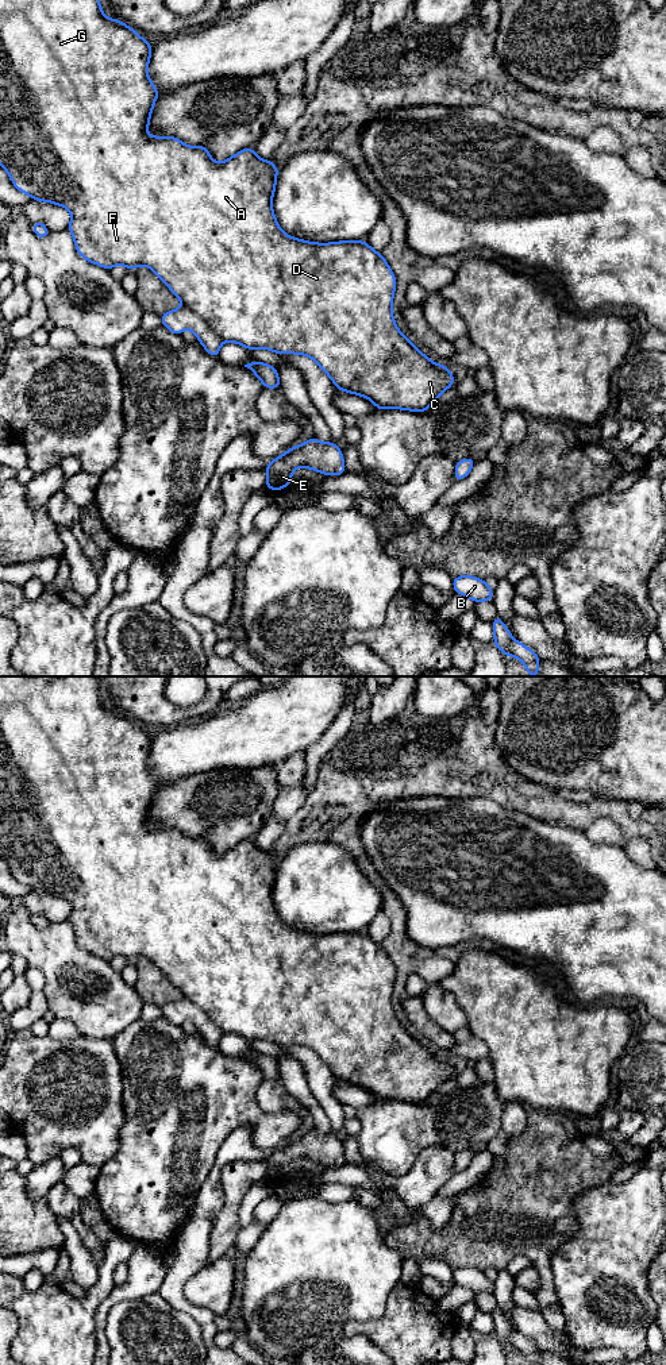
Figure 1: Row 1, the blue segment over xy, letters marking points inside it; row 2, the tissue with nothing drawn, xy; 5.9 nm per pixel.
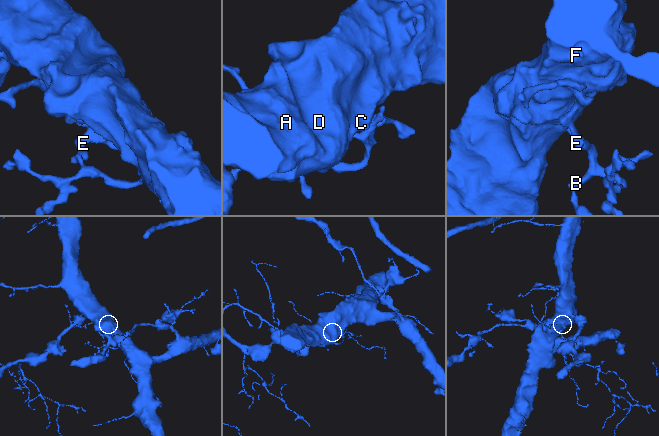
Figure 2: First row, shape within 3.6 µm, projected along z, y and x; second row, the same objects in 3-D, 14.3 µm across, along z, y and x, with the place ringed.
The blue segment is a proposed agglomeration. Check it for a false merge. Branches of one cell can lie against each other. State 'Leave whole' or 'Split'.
Split

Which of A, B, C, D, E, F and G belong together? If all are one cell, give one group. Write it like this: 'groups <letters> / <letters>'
groups A C D F G / B E

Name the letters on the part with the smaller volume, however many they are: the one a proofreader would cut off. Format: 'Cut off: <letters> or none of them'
Cut off: B, E

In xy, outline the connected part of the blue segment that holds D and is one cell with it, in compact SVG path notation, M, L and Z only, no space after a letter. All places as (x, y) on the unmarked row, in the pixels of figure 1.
M0 676L0 856L8 864L15 879L36 892L47 892L59 898L65 898L72 905L72 911L68 921L70 922L77 944L91 955L96 955L107 961L112 960L116 956L124 956L128 961L134 961L138 957L143 956L151 960L165 976L177 987L182 995L199 1006L208 1018L223 1032L238 1034L247 1041L265 1040L274 1042L280 1046L282 1045L299 1045L312 1049L323 1063L332 1071L336 1080L346 1084L353 1084L362 1087L370 1091L378 1102L381 1100L405 1100L411 1103L426 1103L430 1096L439 1090L439 1087L454 1077L454 1067L447 1060L447 1056L436 1056L427 1046L421 1045L420 1041L413 1037L397 1019L393 1005L392 1005L392 992L394 990L394 979L397 971L386 955L381 944L374 942L366 932L355 933L334 933L334 934L313 934L308 932L301 932L286 926L278 917L272 899L272 891L276 882L276 872L278 860L273 852L261 851L253 838L247 838L236 844L235 847L226 851L223 855L216 855L209 847L205 837L186 837L178 829L174 828L149 828L147 820L150 814L150 807L157 788L161 786L158 780L151 775L151 771L147 766L147 757L150 753L153 737L146 733L136 722L130 717L122 714L118 710L108 710L103 703L99 693L99 678L100 676Z

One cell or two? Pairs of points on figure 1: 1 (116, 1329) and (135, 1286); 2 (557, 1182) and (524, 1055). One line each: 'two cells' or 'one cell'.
1: two cells
2: two cells

